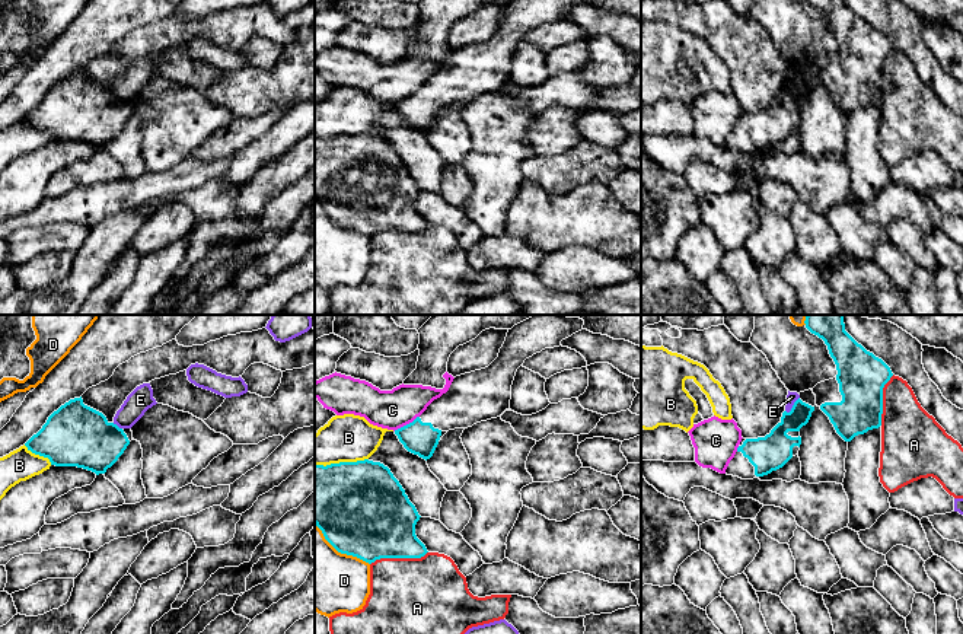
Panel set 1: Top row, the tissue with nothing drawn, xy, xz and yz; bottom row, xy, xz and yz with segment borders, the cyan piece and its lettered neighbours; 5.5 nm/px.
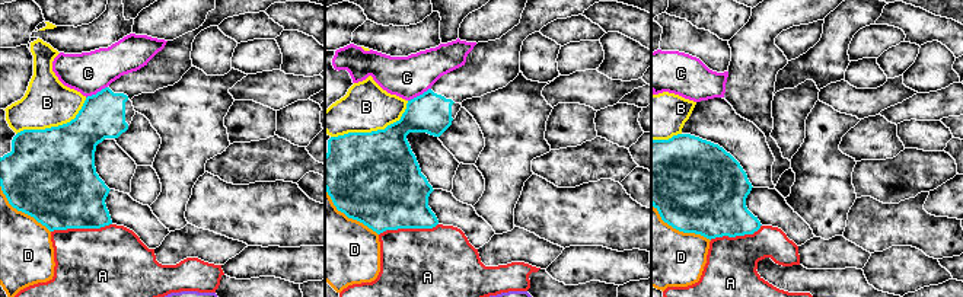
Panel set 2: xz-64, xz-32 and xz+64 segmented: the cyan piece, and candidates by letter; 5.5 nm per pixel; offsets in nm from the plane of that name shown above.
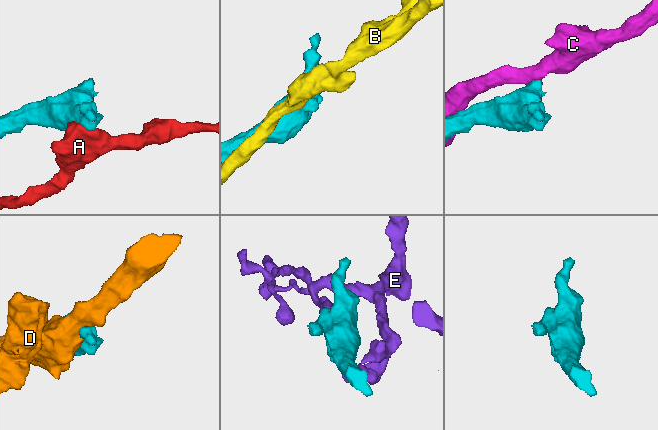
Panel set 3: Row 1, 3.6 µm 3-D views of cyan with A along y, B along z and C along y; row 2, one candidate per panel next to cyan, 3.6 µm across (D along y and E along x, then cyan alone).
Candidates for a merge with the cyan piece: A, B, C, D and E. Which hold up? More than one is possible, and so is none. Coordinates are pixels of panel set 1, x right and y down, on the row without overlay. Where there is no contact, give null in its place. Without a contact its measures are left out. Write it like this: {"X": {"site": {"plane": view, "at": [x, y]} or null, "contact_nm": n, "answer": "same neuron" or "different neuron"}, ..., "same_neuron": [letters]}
{"A": {"site": {"plane": "xz", "at": [398, 231]}, "contact_nm": 320, "answer": "different neuron"}, "B": {"site": {"plane": "xz", "at": [341, 136]}, "contact_nm": 300, "answer": "different neuron"}, "C": {"site": {"plane": "xz", "at": [407, 98]}, "contact_nm": 170, "answer": "different neuron"}, "D": {"site": {"plane": "xz", "at": [340, 225]}, "contact_nm": 380, "answer": "different neuron"}, "E": {"site": {"plane": "yz", "at": [793, 79]}, "contact_nm": 120, "answer": "different neuron"}, "same_neuron": []}

